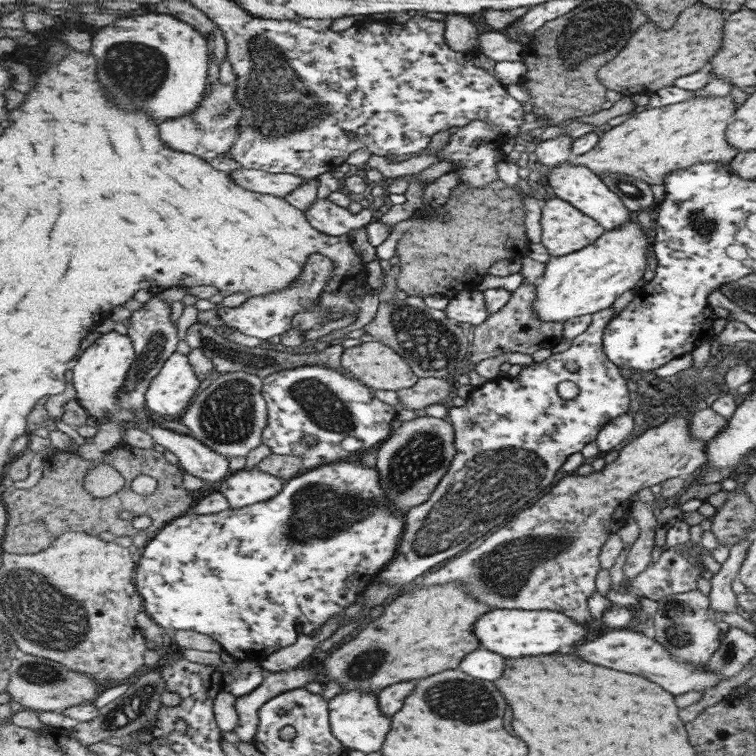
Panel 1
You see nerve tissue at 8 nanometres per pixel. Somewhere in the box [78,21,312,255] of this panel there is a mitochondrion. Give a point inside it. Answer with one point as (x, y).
(136, 72)

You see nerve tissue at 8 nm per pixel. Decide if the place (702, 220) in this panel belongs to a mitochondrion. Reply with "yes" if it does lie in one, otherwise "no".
yes

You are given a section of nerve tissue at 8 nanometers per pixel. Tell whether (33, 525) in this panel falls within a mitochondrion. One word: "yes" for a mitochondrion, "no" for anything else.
no

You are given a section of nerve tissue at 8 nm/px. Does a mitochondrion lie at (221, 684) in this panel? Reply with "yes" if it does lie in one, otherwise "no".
no

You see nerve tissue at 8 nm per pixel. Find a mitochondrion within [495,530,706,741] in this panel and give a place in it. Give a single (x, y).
(677, 634)

